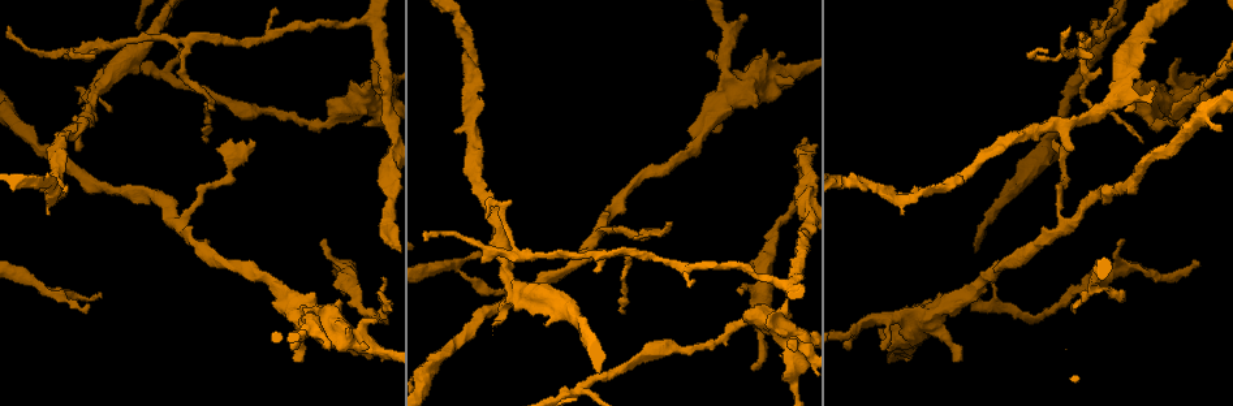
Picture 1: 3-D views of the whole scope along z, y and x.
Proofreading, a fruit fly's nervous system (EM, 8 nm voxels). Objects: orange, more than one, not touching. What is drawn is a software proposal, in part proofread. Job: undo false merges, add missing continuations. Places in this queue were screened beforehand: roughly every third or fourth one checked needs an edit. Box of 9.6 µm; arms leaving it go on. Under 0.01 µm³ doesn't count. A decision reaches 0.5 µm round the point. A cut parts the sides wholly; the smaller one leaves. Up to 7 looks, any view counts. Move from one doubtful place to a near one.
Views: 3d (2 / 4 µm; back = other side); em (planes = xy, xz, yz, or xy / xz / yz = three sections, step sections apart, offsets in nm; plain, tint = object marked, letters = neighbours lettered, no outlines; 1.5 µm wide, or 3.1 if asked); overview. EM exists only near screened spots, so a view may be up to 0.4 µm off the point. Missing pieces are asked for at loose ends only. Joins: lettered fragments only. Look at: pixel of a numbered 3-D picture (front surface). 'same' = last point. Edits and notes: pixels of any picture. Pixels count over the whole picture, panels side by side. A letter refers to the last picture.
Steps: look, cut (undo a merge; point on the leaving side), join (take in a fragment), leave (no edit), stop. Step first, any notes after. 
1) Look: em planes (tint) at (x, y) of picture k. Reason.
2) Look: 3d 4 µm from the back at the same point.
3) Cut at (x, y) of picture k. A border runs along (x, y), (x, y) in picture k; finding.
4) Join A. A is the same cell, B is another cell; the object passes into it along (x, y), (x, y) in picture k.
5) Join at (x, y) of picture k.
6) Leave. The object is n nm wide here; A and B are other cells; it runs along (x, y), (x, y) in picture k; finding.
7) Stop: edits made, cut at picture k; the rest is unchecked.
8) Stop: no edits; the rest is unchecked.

Look: 3d 2 µm at (190, 39) of picture 1. Sharp bend.

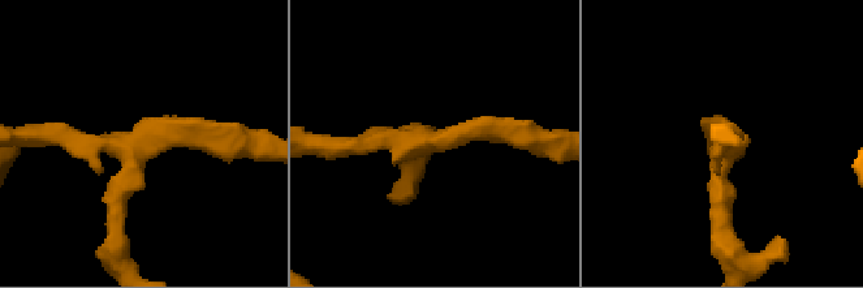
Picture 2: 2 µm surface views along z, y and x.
Look: em xz step 8 (tint) at (133, 141) of picture 2. 3 arms meet here; shape alone is not enough.

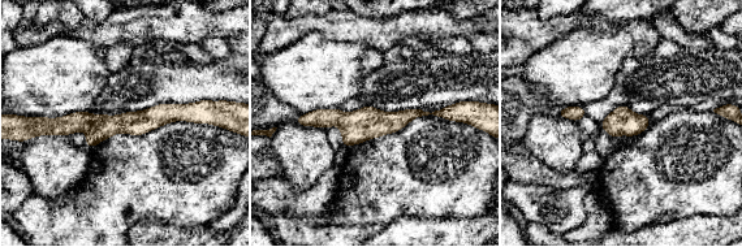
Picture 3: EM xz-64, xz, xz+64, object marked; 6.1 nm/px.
Look: em planes (letters) at the same point. Another direction.

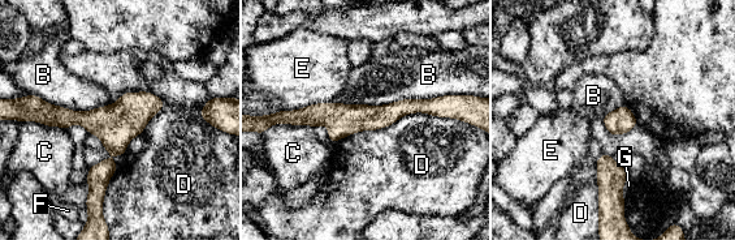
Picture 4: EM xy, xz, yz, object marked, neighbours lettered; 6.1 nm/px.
Leave. B, C, D, E, F and G are other cells; it runs along (444, 110), (288, 120) in picture 4; continuous, no second cell.

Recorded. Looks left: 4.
Look: 3d 4 µm at (1196, 262) of picture 1. Tapers out.

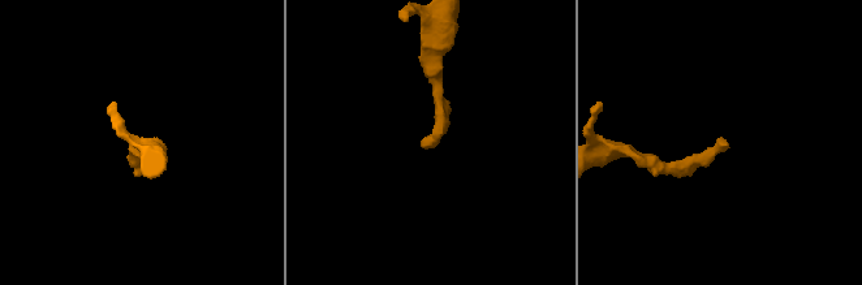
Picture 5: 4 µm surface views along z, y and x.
Look: em planes (letters) at (724, 145) of picture 5. Shape alone is not enough.

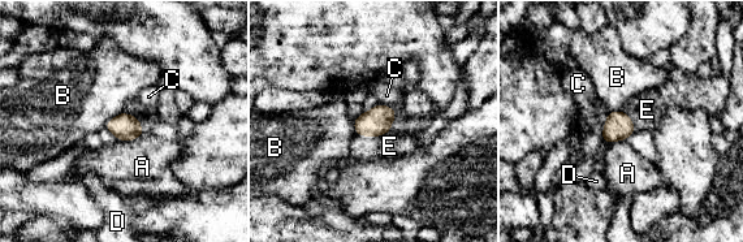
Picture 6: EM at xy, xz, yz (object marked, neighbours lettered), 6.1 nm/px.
Join E. The longest contact is with E, 200 nm; E is the same cell, A, B, C and D are other cells; the object passes into it along (378, 121), (371, 135), (389, 146) in picture 6; the cell continues.

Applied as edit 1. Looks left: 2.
Stop: edits made, join at picture 6; the rest is unchecked.

